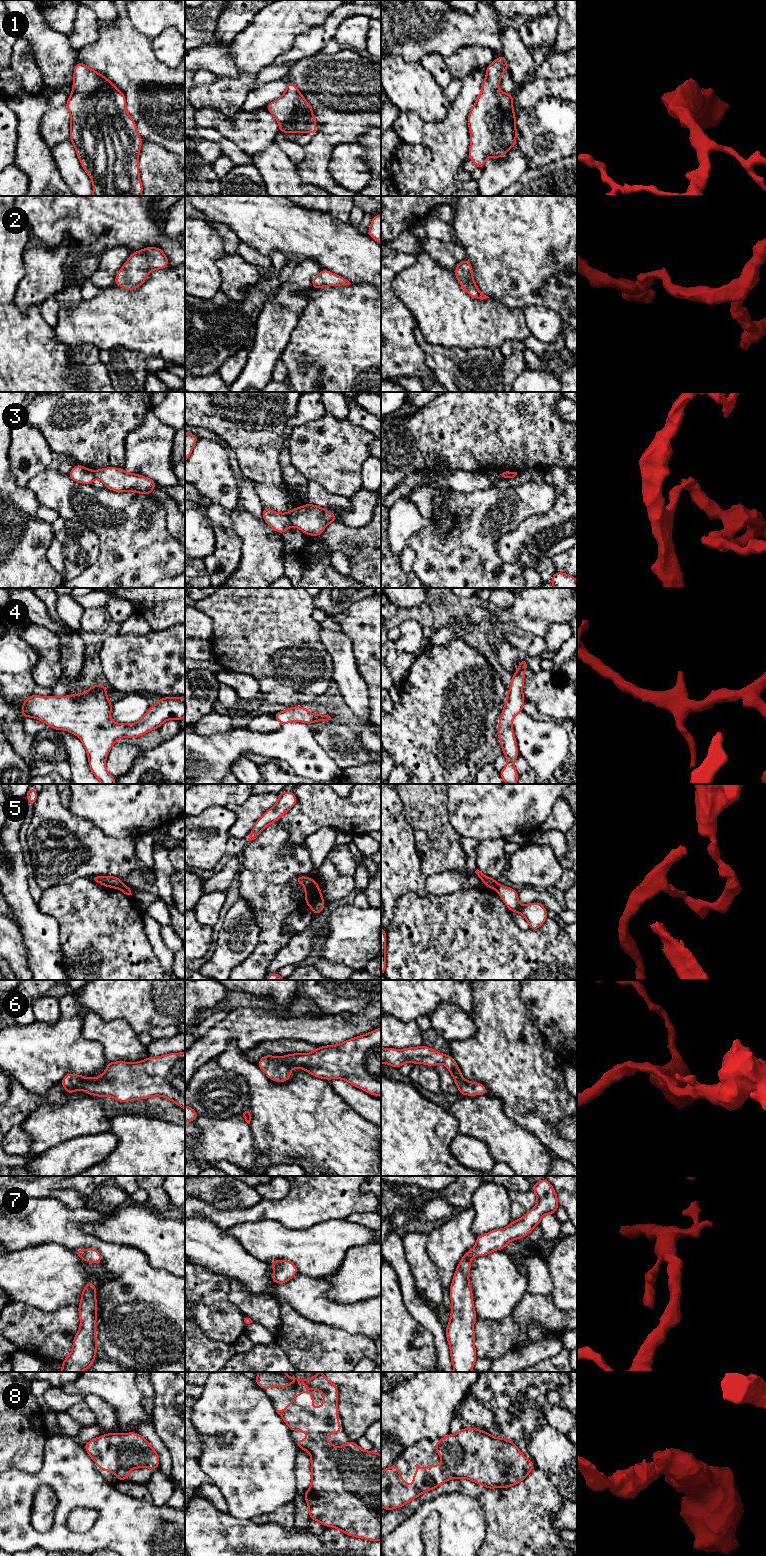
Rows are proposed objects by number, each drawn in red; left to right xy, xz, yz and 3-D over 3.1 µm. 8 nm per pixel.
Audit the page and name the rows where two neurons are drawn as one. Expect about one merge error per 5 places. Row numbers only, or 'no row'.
3, 5

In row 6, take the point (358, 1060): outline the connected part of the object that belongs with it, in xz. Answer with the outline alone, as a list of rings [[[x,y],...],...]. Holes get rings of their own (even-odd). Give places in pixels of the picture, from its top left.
[[[381,1028],[339,1045],[320,1046],[311,1053],[295,1053],[281,1057],[267,1054],[257,1062],[257,1065],[274,1082],[286,1082],[290,1079],[292,1069],[302,1068],[315,1077],[326,1080],[343,1079],[371,1095],[381,1096]]]

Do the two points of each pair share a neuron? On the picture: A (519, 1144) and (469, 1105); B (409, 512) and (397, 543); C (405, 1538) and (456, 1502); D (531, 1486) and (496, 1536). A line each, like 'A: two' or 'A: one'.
A: one
B: one
C: one
D: one

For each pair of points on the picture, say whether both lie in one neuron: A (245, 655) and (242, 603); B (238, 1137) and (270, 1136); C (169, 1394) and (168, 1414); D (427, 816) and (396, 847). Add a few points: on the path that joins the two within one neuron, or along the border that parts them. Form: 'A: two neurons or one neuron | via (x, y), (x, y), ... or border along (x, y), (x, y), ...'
A: one neuron | via (245, 642), (242, 638), (242, 616)
B: two neurons | border along (249, 1124), (256, 1151), (256, 1160)
C: one neuron | via (169, 1399), (169, 1409)
D: two neurons | border along (404, 808), (405, 819), (413, 830), (418, 849)

